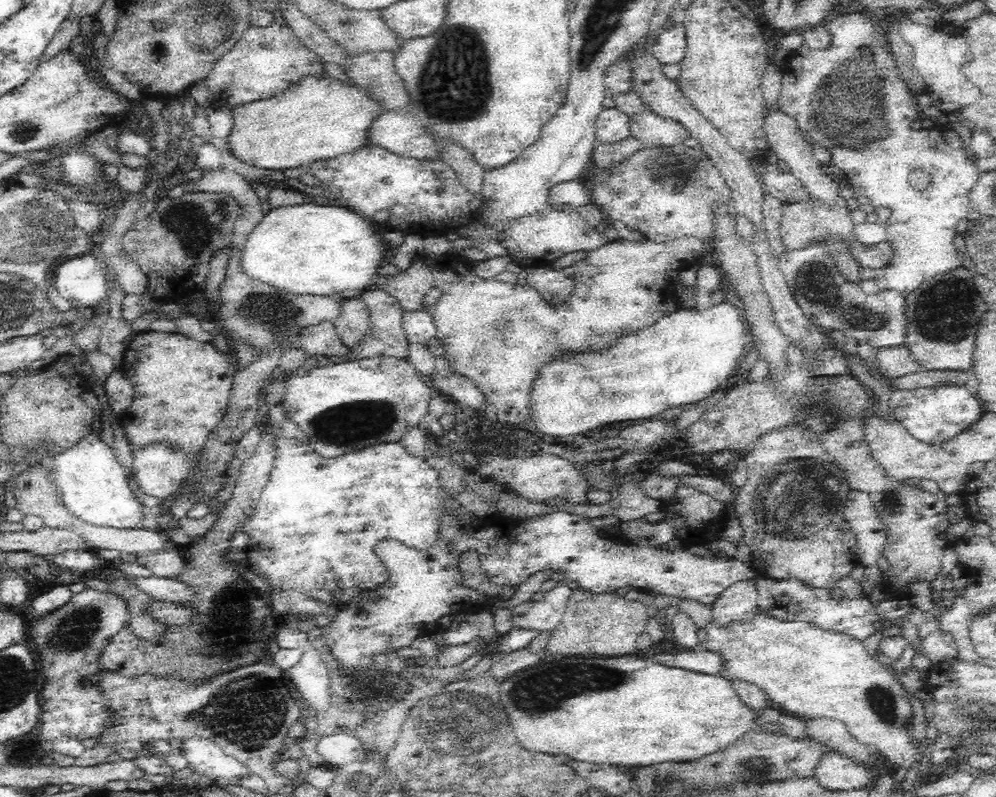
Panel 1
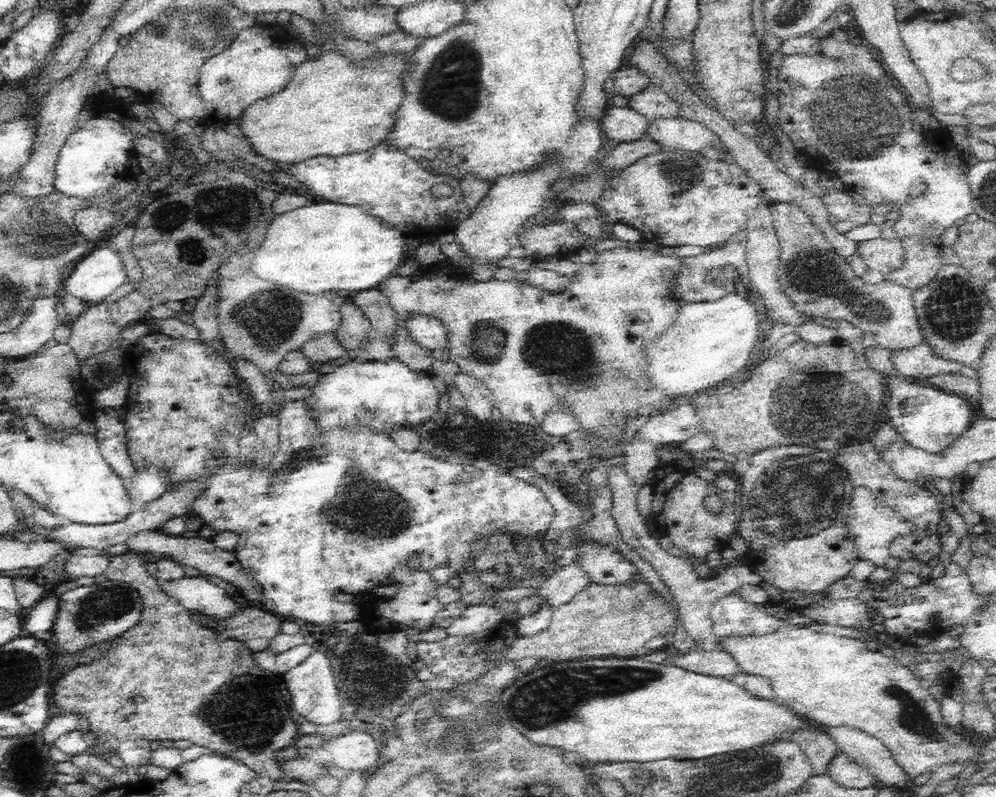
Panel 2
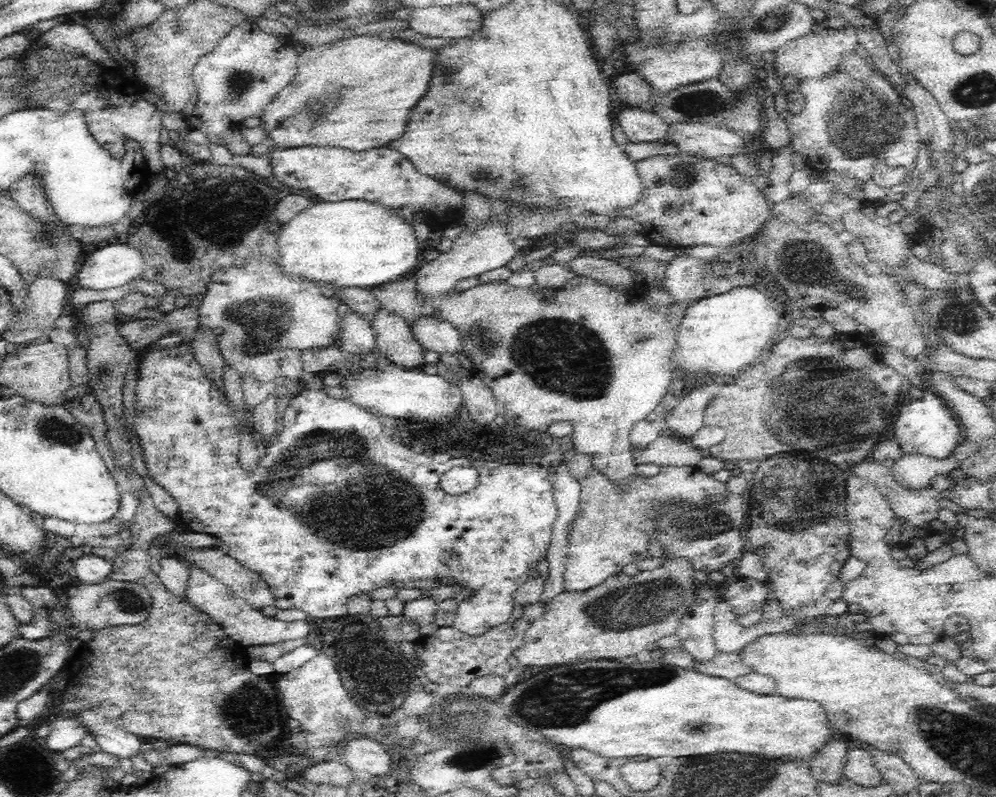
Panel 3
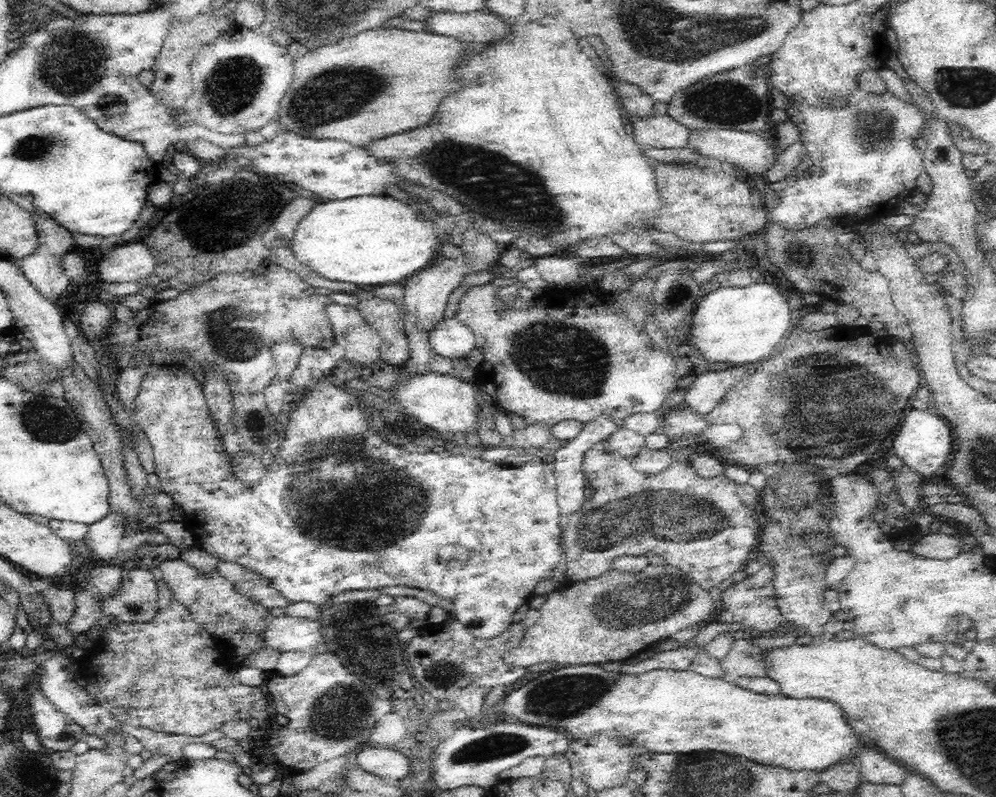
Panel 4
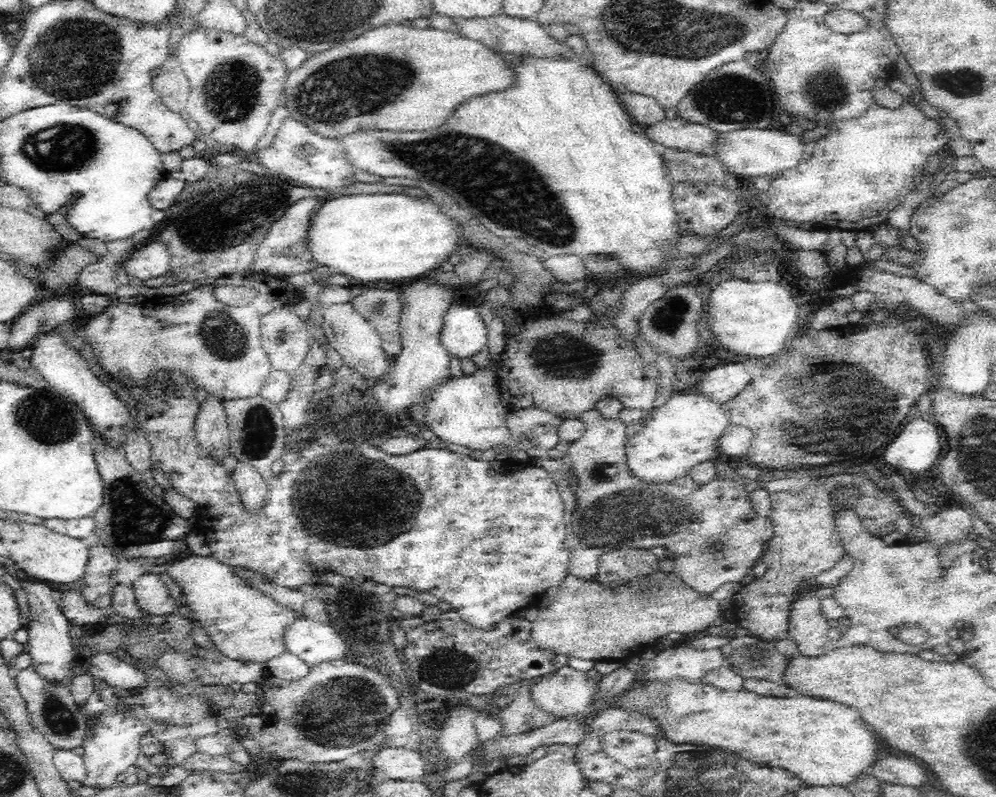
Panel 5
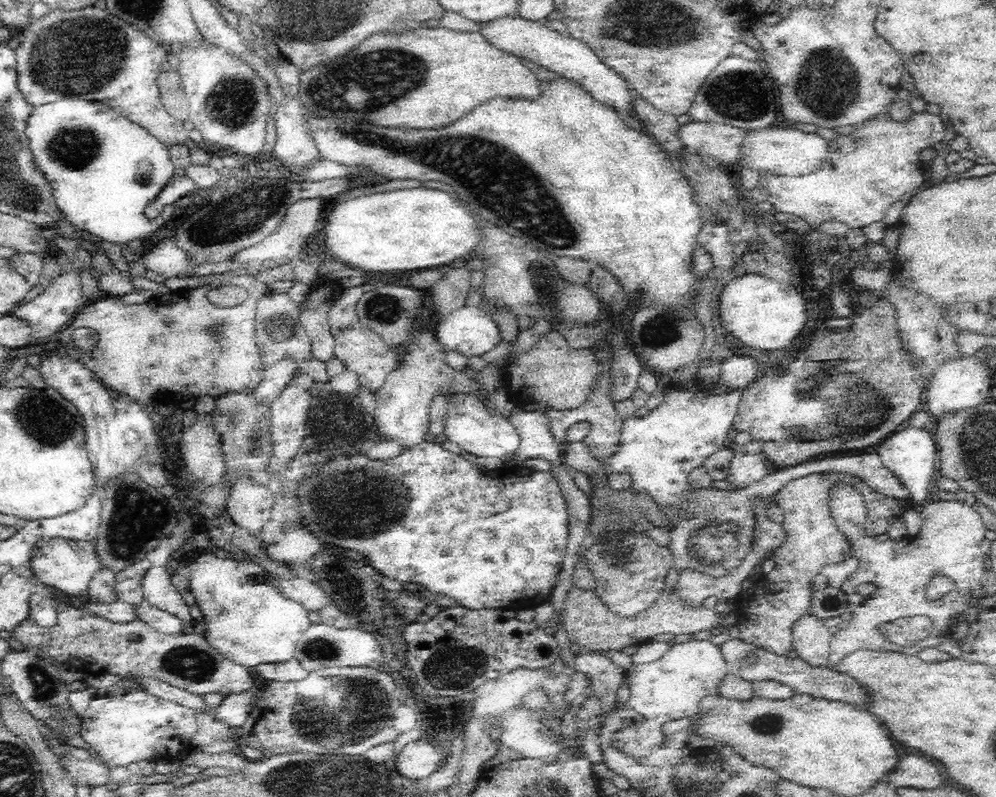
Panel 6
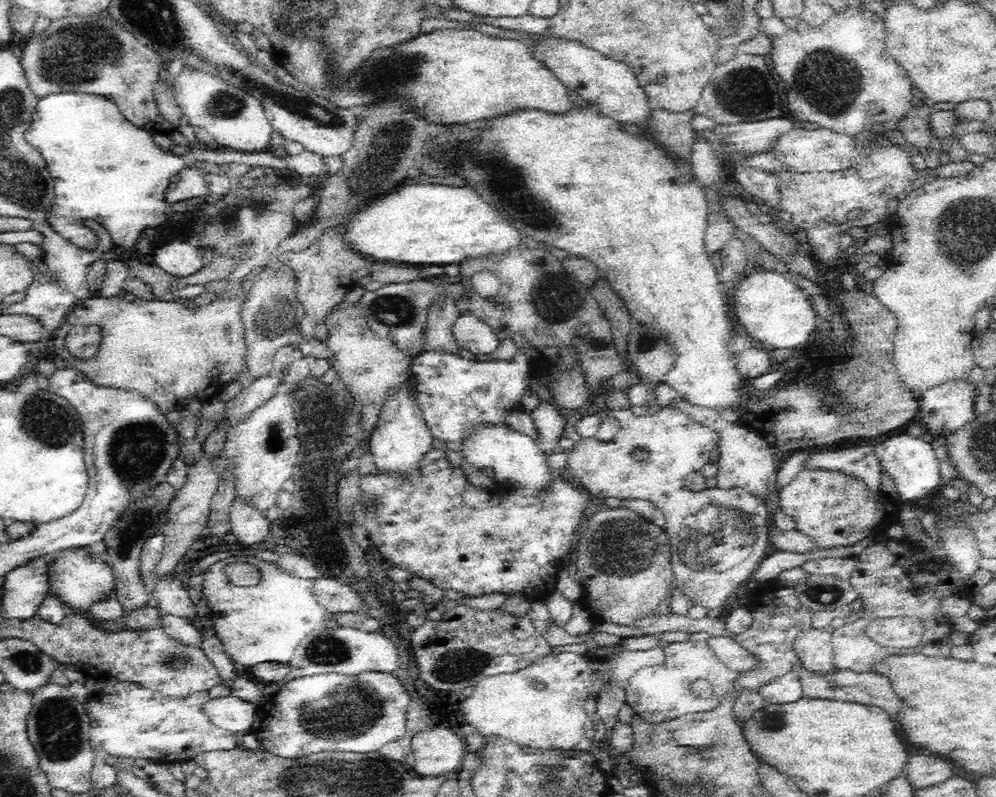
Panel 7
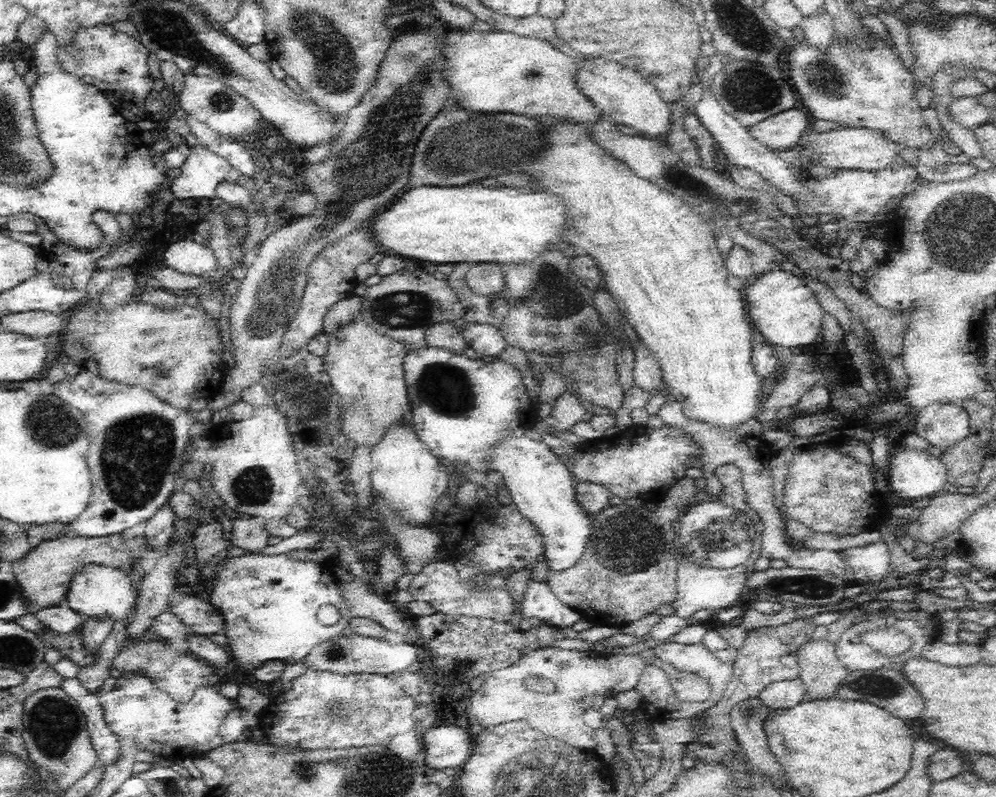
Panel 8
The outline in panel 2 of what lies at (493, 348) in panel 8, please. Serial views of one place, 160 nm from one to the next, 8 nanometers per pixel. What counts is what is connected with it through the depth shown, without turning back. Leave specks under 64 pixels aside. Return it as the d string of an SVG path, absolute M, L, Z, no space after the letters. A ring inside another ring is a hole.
M412 315L403 322L409 335L421 348L428 351L446 349L447 332L444 325L433 316Z

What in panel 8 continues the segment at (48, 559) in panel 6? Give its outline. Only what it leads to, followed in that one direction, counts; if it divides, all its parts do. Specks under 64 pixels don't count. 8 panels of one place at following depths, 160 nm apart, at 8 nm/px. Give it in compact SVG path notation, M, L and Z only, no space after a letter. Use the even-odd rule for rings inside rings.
M84 564L72 574L63 604L83 618L102 616L118 622L126 618L130 612L135 612L137 605L135 595L136 591L132 589L130 577L119 568L111 565Z

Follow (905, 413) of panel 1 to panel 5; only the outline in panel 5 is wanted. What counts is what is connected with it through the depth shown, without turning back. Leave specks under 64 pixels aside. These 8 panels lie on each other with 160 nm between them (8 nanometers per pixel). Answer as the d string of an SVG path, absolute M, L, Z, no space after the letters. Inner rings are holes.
M912 418L884 450L884 458L888 464L911 474L932 468L940 454L942 444L938 424L932 419L928 421L922 418Z

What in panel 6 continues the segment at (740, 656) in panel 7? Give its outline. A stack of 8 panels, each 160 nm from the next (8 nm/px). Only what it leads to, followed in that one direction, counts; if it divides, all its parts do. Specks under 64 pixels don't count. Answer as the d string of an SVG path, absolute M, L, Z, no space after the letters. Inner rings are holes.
M740 638L730 639L720 644L724 660L727 662L727 672L733 674L741 673L741 678L746 681L772 680L780 685L789 687L793 695L809 695L824 700L834 700L842 703L862 704L866 699L866 693L860 685L852 679L839 672L826 667L815 667L808 662L798 658L787 658L784 655L776 654L762 647L750 644Z

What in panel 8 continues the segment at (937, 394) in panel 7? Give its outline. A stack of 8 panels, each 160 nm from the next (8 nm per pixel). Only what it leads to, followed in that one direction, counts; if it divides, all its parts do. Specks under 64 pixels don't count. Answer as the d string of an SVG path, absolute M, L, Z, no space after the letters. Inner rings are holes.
M952 401L931 402L914 418L915 432L924 437L935 452L950 448L970 434L968 413L961 404Z

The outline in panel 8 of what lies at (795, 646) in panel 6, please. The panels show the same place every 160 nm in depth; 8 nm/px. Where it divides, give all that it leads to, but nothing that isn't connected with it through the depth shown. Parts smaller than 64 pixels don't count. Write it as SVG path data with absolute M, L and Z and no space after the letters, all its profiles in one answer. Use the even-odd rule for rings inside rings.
M828 639L807 640L798 647L799 678L808 689L805 701L828 700L836 688L846 680L844 668L835 653L835 645Z

